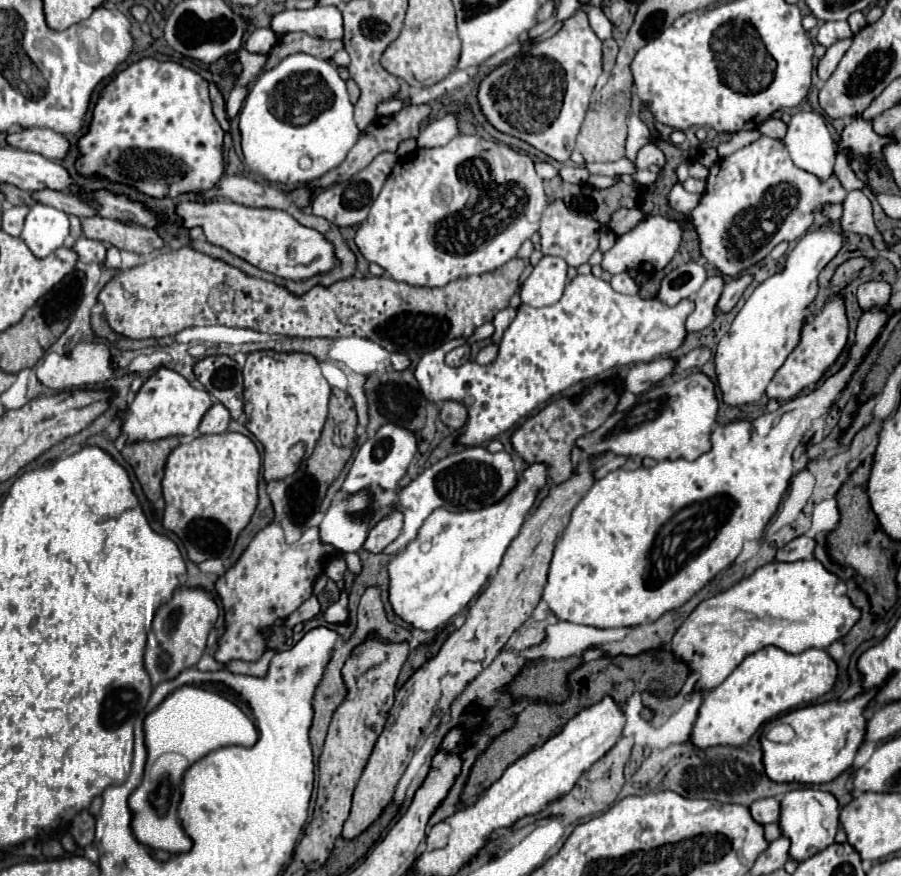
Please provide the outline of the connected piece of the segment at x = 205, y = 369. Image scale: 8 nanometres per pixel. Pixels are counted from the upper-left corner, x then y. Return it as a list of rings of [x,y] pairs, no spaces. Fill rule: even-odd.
[[[207,356],[193,366],[195,378],[221,402],[235,420],[243,414],[243,374],[241,366],[229,356]]]

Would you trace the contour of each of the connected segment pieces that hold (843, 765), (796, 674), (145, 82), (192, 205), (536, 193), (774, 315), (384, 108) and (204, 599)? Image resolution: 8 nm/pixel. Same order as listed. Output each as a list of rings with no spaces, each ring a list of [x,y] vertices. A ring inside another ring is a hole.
[[[875,690],[855,696],[847,702],[825,702],[805,708],[797,708],[773,724],[789,724],[795,730],[795,738],[789,744],[775,744],[761,738],[765,774],[773,782],[799,782],[799,784],[823,784],[835,780],[841,772],[851,768],[855,752],[865,738],[863,710],[873,700]]]
[[[765,646],[759,652],[747,656],[723,684],[705,694],[699,718],[693,726],[691,742],[699,748],[709,746],[741,746],[745,744],[761,724],[793,710],[801,704],[809,704],[815,698],[827,694],[835,686],[837,664],[825,650],[809,648],[801,654],[787,654],[777,646]]]
[[[143,58],[109,82],[93,110],[93,122],[89,132],[79,140],[81,158],[77,170],[81,174],[105,176],[113,182],[135,186],[139,192],[153,198],[177,198],[179,194],[199,194],[223,176],[223,128],[211,112],[209,84],[193,70],[175,62],[157,62],[155,58]]]
[[[231,200],[181,202],[177,214],[187,228],[201,226],[211,244],[251,262],[253,266],[287,280],[307,280],[339,266],[333,244],[317,230],[301,226],[291,214],[273,208],[249,208]]]
[[[459,134],[445,146],[439,146],[439,148],[417,148],[417,150],[413,150],[413,152],[409,152],[409,154],[405,154],[405,156],[401,156],[397,160],[397,164],[395,164],[393,172],[389,174],[381,194],[377,196],[377,200],[373,202],[373,206],[369,210],[367,220],[357,230],[355,244],[359,246],[361,254],[369,262],[375,262],[375,264],[383,266],[385,272],[397,282],[407,282],[411,286],[445,286],[445,284],[449,284],[451,280],[457,280],[457,278],[465,278],[465,276],[471,276],[471,274],[493,272],[495,268],[499,268],[505,262],[509,262],[517,254],[519,246],[539,230],[539,218],[541,218],[545,206],[547,206],[547,196],[543,192],[543,180],[535,174],[533,160],[527,154],[519,154],[507,144],[485,140],[481,136]]]
[[[827,220],[821,228],[809,230],[787,254],[785,268],[761,282],[747,298],[729,332],[721,338],[715,354],[717,382],[727,404],[739,406],[757,402],[765,394],[773,374],[799,344],[807,308],[819,292],[819,272],[839,254],[843,244],[845,232],[841,228],[841,220]]]
[[[391,98],[391,100],[383,102],[383,104],[379,104],[379,108],[377,108],[377,114],[379,114],[379,116],[391,116],[391,114],[399,112],[403,106],[404,105],[401,100],[397,100],[397,98]]]
[[[181,586],[173,592],[173,596],[163,606],[159,606],[151,624],[149,642],[145,650],[145,668],[151,676],[153,686],[175,678],[179,672],[199,662],[207,644],[209,630],[215,626],[217,616],[219,616],[217,602],[205,588]]]

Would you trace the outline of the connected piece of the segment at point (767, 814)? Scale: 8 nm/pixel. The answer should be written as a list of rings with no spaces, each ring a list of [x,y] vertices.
[[[763,798],[757,800],[749,806],[749,812],[753,816],[753,820],[761,826],[769,824],[769,822],[777,822],[779,818],[779,802],[775,798]]]

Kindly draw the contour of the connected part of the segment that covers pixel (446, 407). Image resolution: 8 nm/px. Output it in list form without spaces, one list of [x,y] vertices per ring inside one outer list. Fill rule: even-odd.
[[[449,400],[441,406],[441,422],[453,430],[459,430],[465,426],[467,422],[467,408],[461,404],[461,402],[455,402],[455,400]]]

